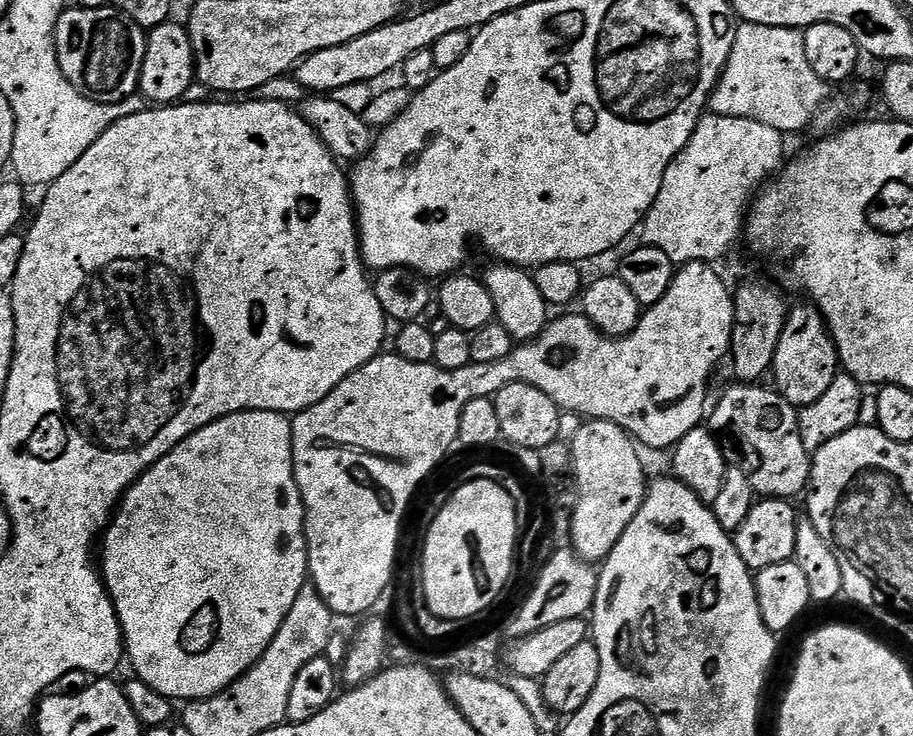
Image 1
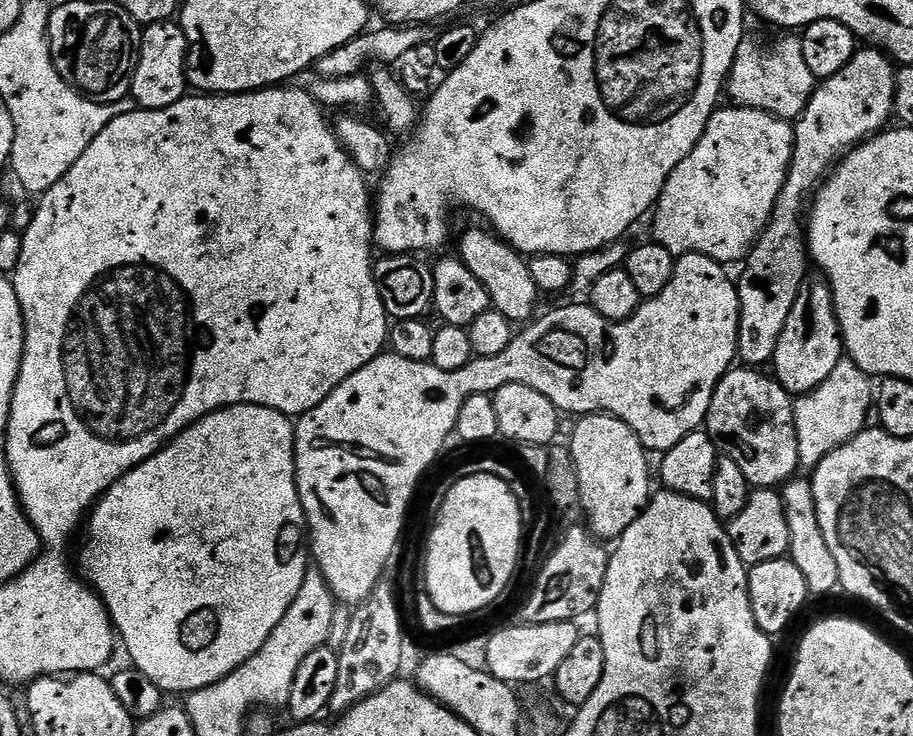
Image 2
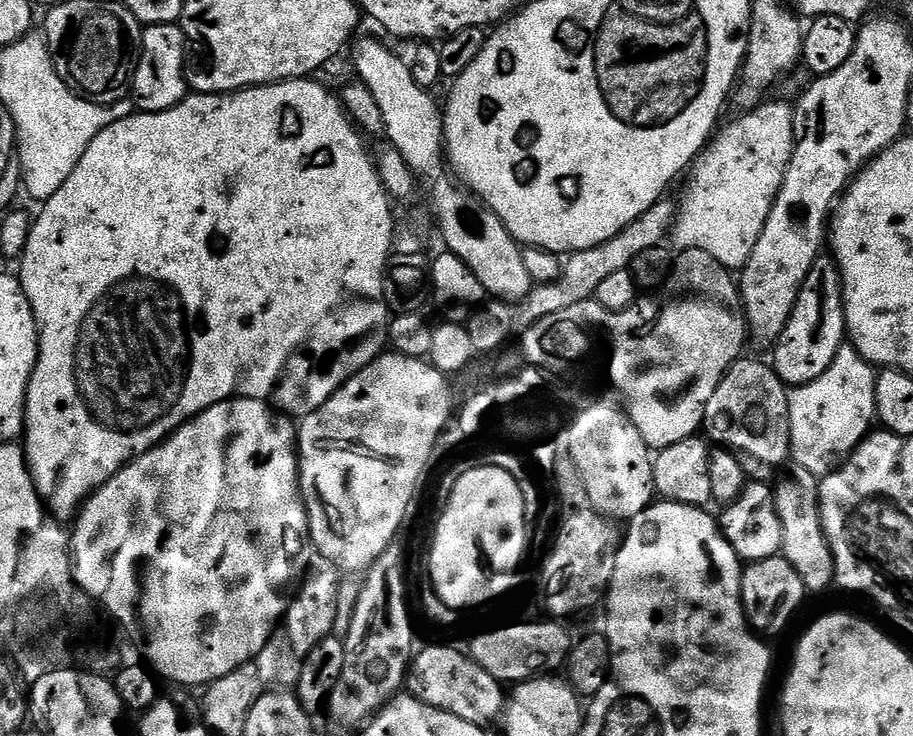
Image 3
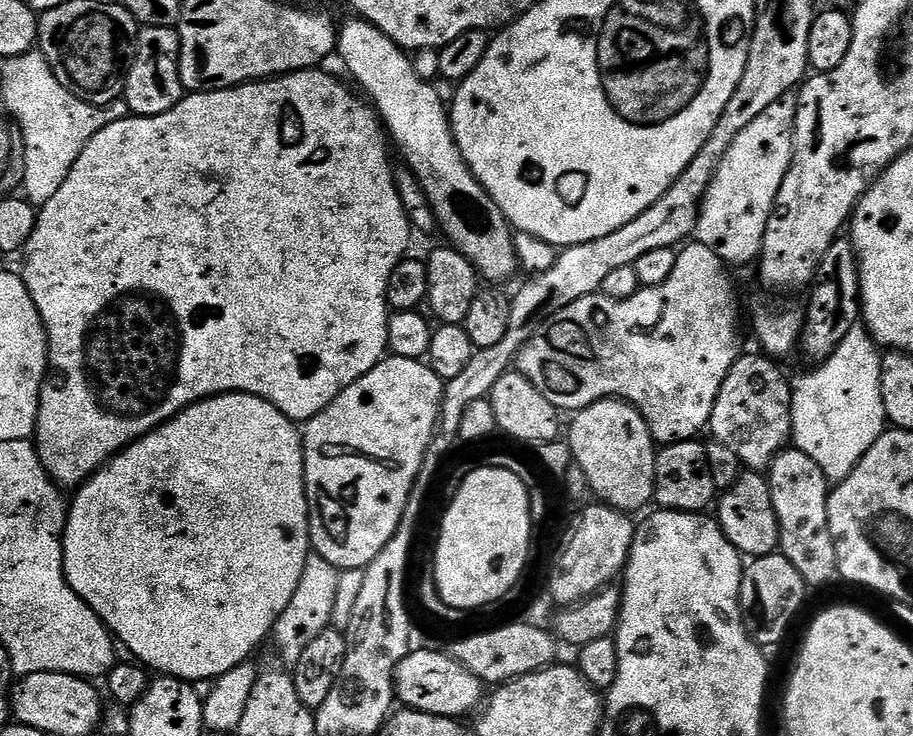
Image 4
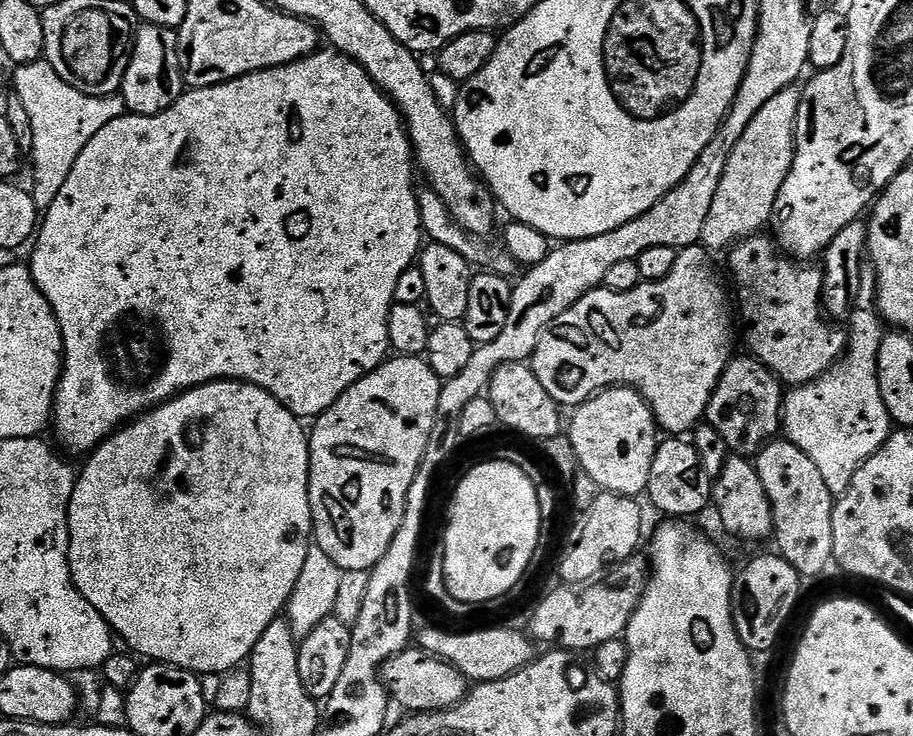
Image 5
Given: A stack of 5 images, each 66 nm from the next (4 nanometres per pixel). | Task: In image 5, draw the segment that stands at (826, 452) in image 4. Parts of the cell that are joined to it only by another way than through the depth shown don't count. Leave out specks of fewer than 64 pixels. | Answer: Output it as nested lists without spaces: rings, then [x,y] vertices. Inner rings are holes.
[[[875,311],[872,312],[866,313],[865,316],[852,314],[847,317],[846,351],[843,353],[842,363],[835,371],[819,380],[813,380],[811,384],[793,387],[784,397],[783,435],[791,444],[802,449],[810,458],[810,462],[818,466],[818,470],[822,470],[822,478],[826,478],[826,486],[830,486],[836,494],[848,489],[857,470],[886,443],[894,431],[876,377],[876,355],[880,349],[880,342],[886,335],[886,324]]]

